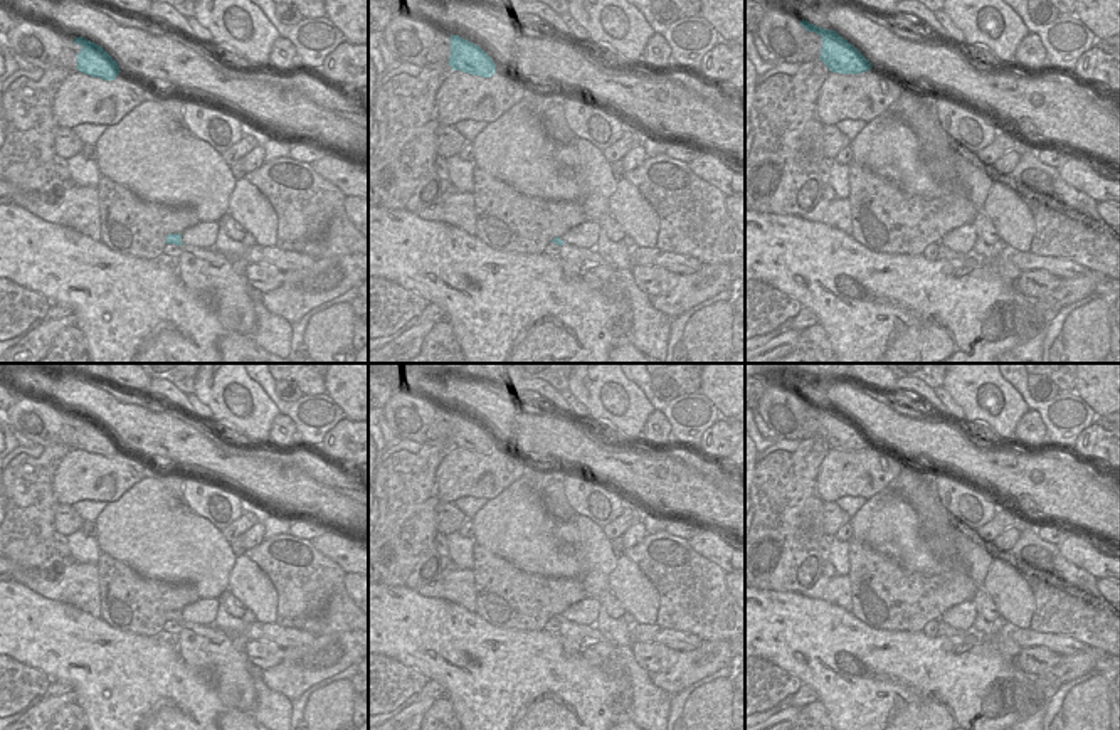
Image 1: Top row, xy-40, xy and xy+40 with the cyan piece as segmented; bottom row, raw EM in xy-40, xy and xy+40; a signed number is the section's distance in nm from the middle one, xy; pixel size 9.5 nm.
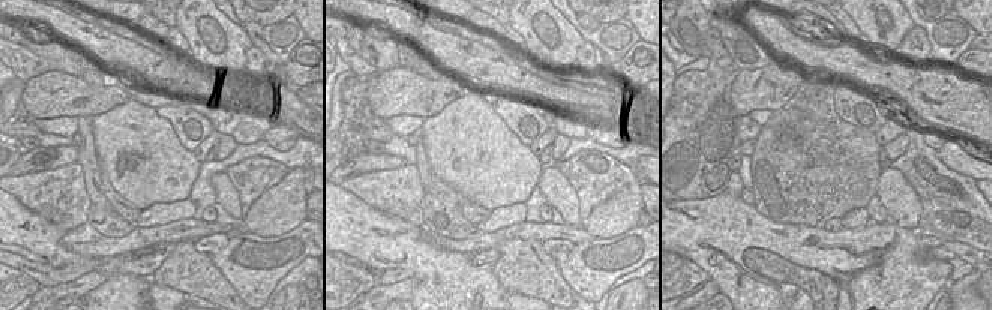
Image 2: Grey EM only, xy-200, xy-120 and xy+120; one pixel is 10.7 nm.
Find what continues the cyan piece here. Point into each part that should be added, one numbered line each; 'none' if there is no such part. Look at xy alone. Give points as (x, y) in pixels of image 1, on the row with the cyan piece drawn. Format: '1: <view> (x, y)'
1: xy (577, 263).

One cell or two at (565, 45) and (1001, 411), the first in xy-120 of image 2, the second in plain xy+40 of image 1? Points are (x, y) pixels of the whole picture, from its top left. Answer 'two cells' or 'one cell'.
one cell

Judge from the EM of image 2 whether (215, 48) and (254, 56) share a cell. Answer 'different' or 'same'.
different

